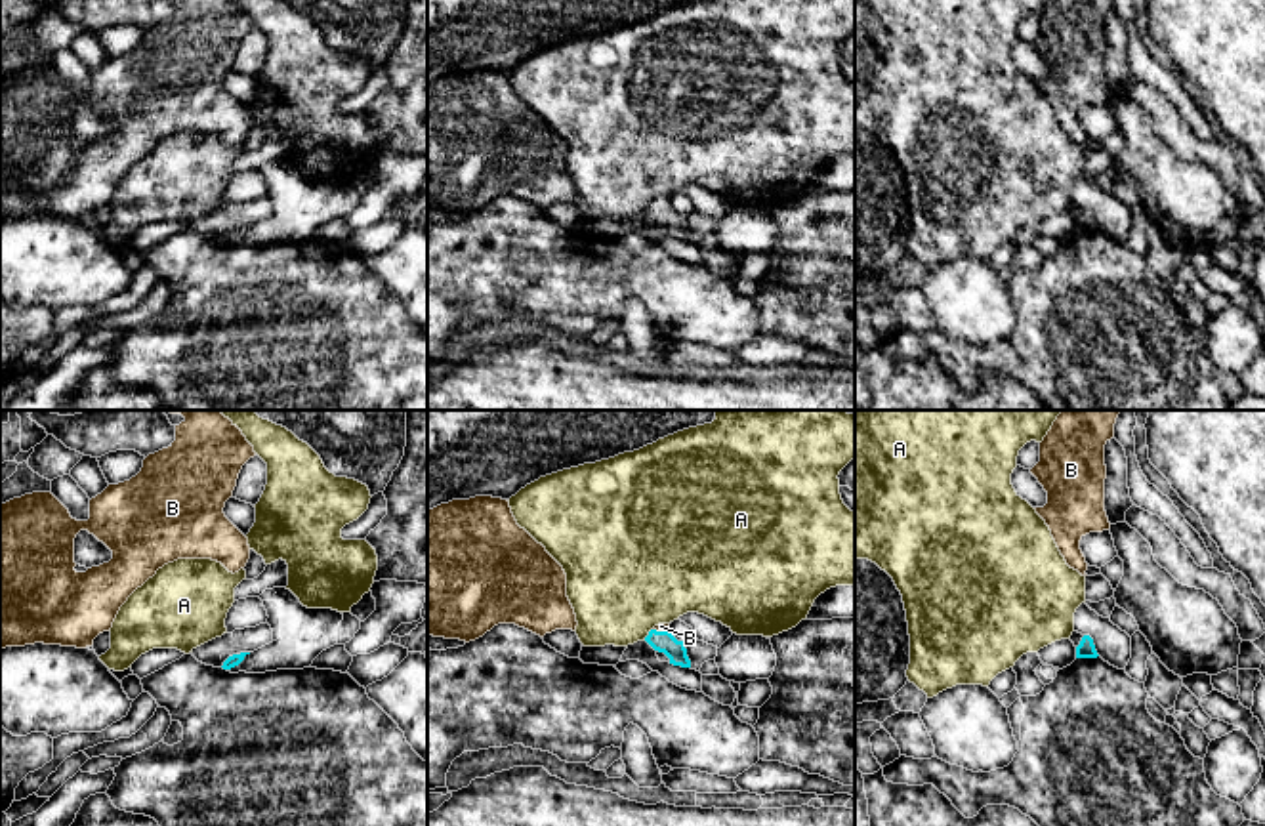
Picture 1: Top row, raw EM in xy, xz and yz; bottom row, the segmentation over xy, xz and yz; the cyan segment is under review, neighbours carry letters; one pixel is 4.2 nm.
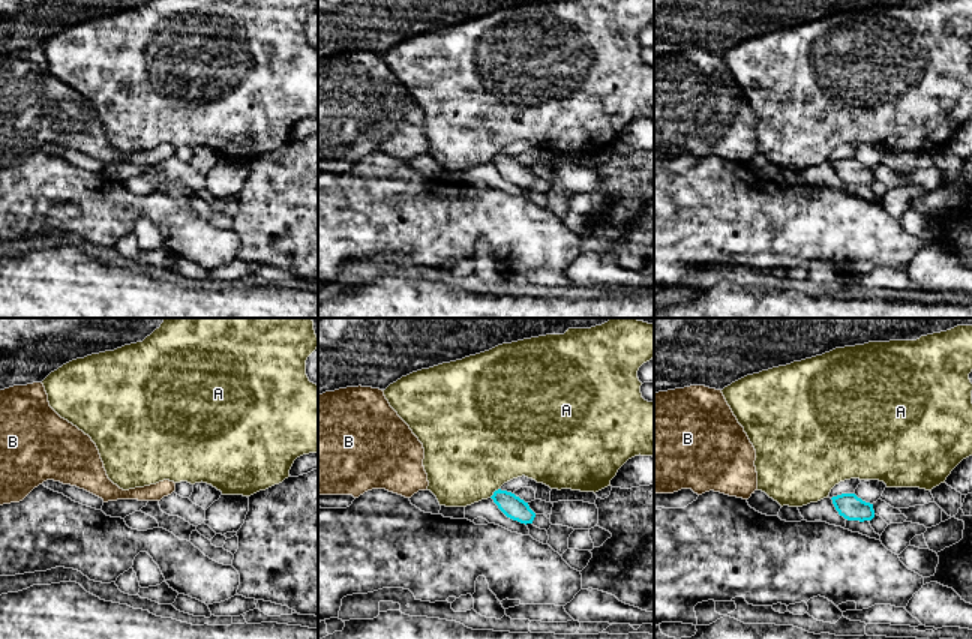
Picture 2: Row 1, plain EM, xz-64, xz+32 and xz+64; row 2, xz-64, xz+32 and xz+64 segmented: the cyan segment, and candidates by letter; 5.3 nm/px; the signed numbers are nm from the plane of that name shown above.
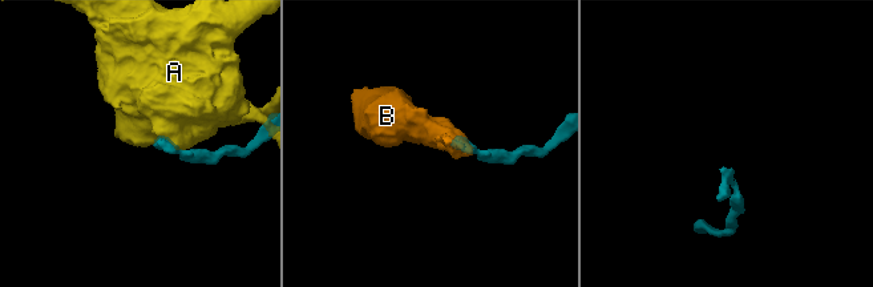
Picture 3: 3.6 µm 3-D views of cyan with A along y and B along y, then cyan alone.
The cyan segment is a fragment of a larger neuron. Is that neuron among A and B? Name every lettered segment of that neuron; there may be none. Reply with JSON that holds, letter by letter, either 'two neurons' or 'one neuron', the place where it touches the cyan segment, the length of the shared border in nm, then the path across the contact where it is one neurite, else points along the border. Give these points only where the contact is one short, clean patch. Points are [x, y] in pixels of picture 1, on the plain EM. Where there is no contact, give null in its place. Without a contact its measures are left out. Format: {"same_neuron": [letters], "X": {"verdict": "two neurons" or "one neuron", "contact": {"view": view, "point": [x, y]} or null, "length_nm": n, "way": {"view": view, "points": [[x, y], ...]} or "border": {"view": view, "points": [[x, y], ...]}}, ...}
{"same_neuron": ["B"], "A": {"verdict": "two neurons", "contact": {"view": "xz", "point": [649, 206]}, "length_nm": 70}, "B": {"verdict": "one neuron", "contact": {"view": "xz", "point": [661, 205]}, "length_nm": 70, "way": {"view": "xz", "points": [[663, 214], [661, 205], [661, 199]]}}}

